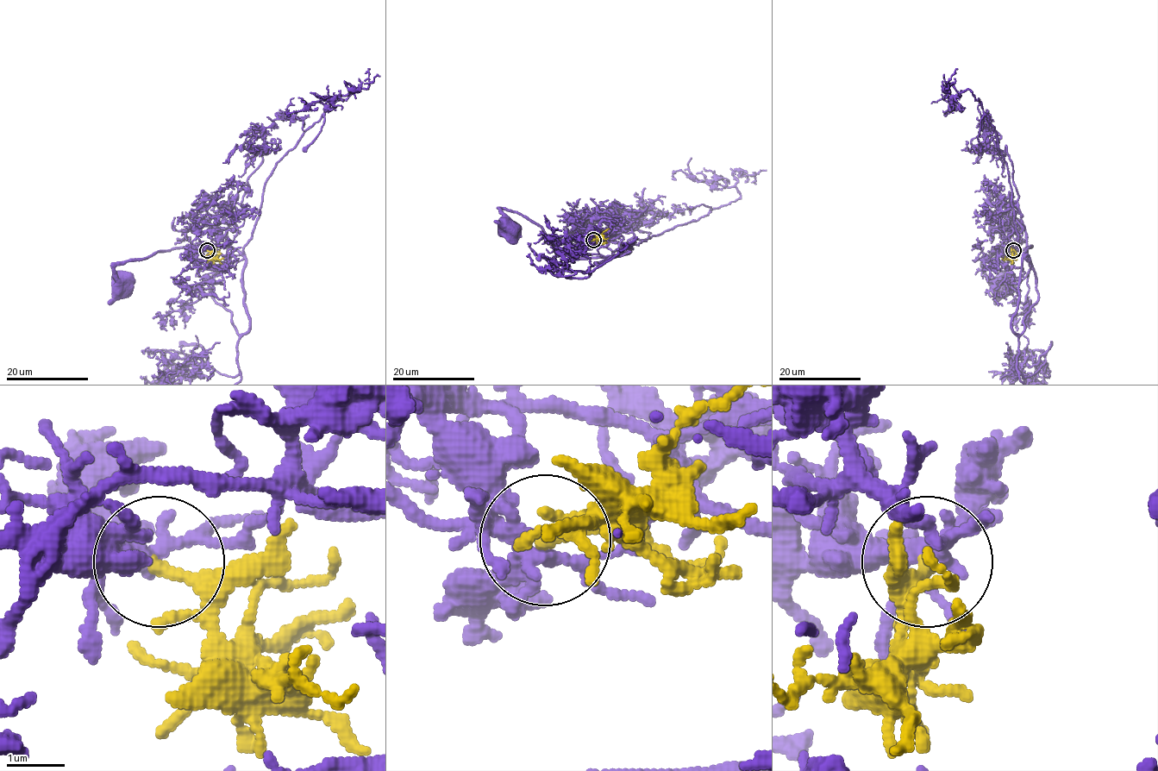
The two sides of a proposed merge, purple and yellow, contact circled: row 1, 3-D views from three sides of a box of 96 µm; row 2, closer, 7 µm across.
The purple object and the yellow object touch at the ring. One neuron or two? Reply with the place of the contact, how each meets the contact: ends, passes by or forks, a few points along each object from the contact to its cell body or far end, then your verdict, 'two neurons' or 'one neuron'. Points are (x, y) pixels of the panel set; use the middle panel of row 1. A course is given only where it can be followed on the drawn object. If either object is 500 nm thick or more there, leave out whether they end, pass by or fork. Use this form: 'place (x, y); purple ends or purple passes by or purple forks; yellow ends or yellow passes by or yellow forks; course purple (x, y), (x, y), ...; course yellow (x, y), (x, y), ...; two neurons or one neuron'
place (593, 240); purple forks; yellow ends; course purple (593, 240), (602, 235), (595, 244), (610, 248), (610, 256), (569, 257), (540, 227), (501, 209), (509, 225); course yellow (593, 240), (610, 228); one neuron

